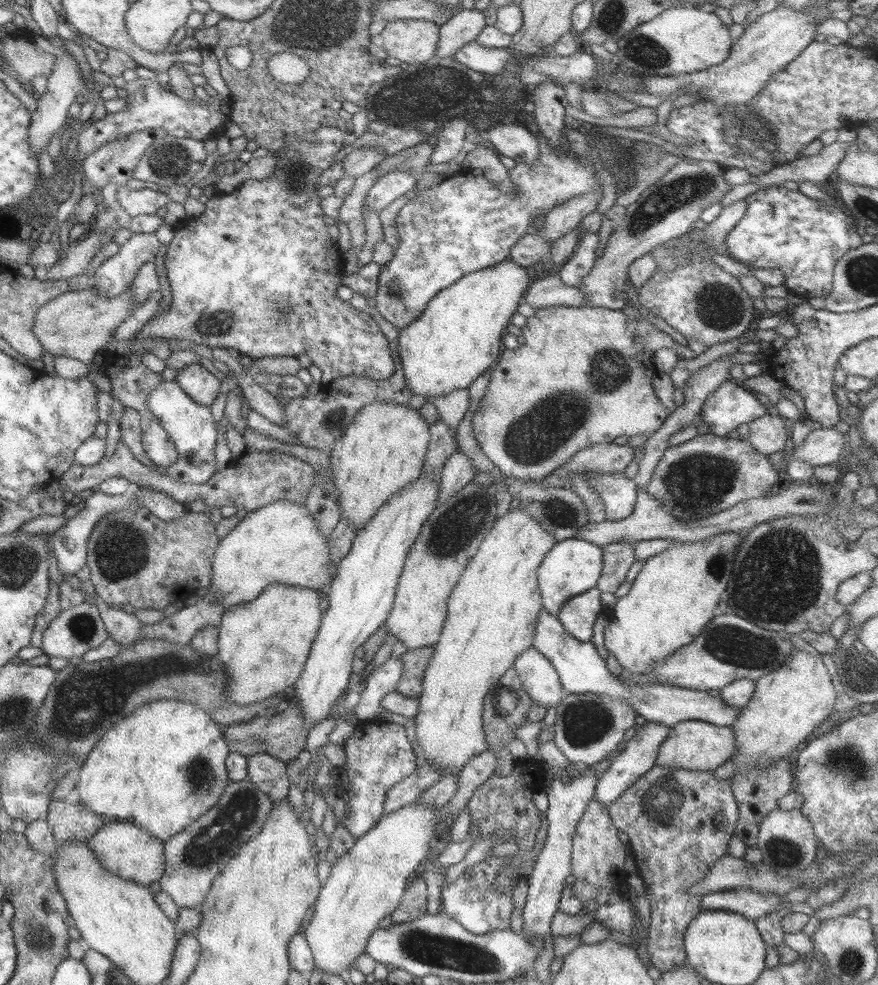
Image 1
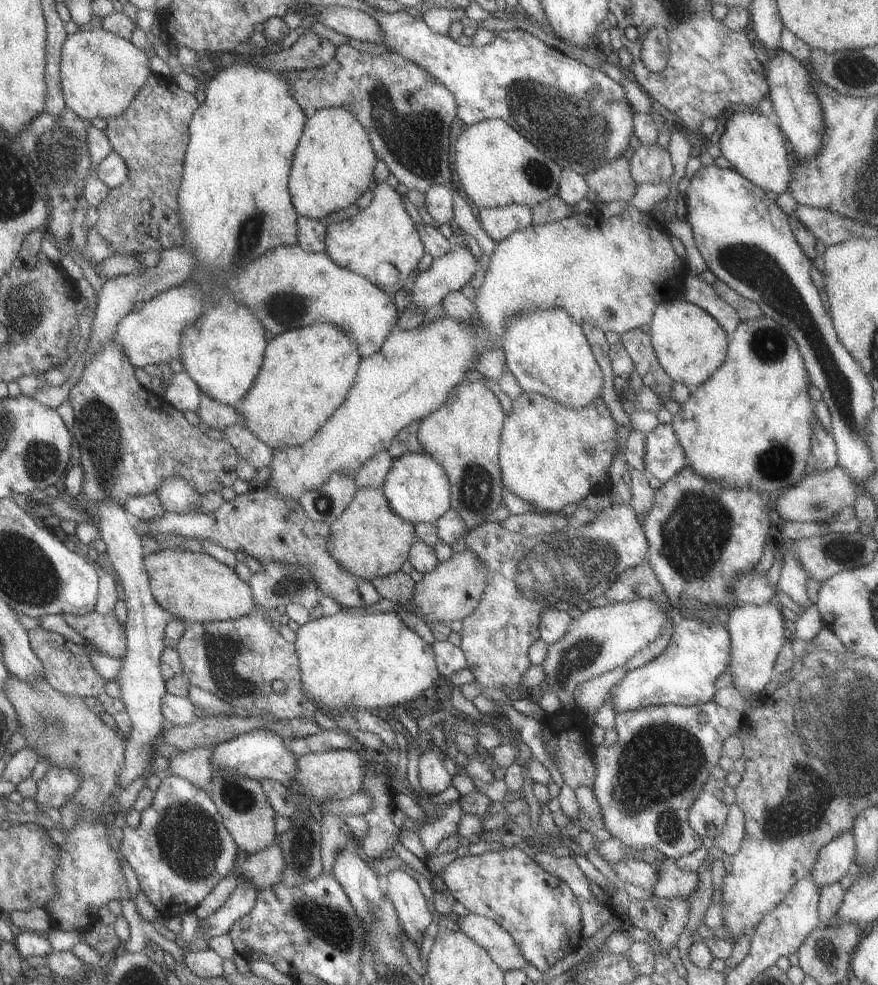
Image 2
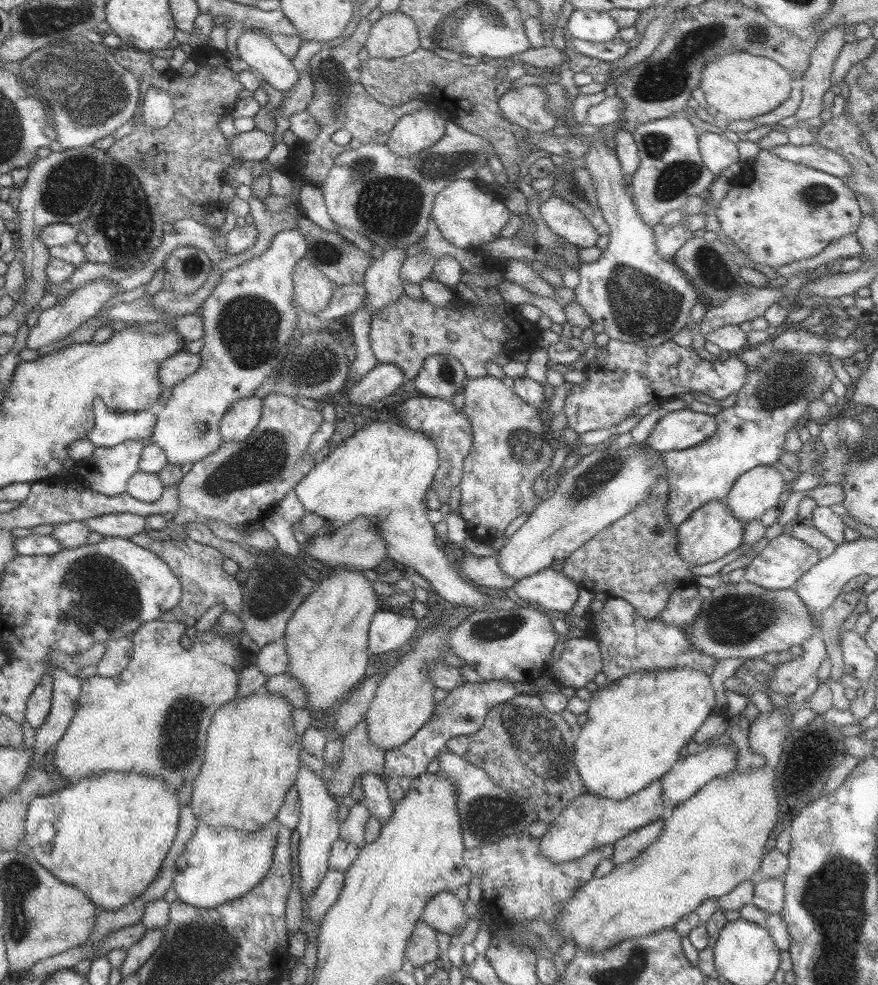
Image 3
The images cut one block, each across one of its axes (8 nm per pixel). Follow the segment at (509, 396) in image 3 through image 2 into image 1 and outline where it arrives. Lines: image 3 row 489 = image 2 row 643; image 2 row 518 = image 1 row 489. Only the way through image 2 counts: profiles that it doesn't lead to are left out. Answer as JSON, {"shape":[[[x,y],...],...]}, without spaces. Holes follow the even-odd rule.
{"shape":[[[583,473],[605,506],[605,520],[619,521],[631,514],[638,492],[633,479],[625,478],[623,473]]]}

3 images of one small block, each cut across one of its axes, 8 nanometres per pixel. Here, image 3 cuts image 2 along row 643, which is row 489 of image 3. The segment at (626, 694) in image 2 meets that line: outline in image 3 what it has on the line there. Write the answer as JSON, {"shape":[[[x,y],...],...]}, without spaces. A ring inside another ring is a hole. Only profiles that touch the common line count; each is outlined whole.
{"shape":[[[771,351],[758,366],[749,367],[735,403],[715,414],[717,427],[697,446],[661,453],[668,484],[665,506],[667,521],[677,527],[695,509],[707,502],[723,501],[736,478],[755,466],[777,462],[783,454],[785,433],[801,425],[809,402],[821,398],[833,380],[829,362],[819,355],[797,355],[791,351]]]}

